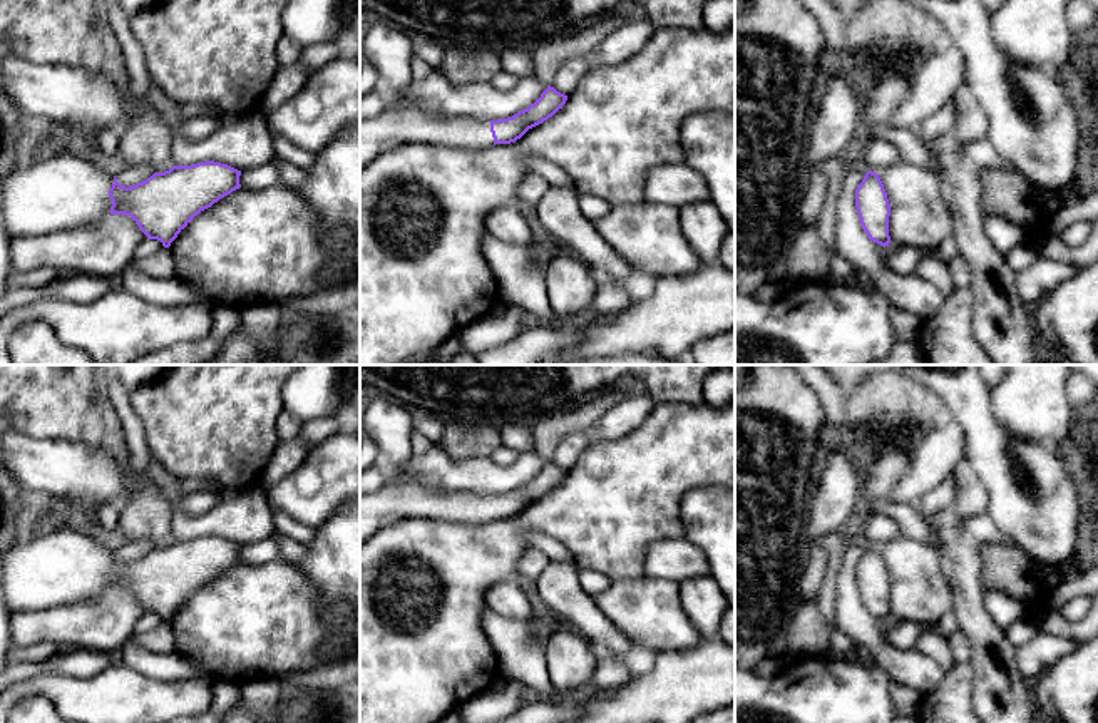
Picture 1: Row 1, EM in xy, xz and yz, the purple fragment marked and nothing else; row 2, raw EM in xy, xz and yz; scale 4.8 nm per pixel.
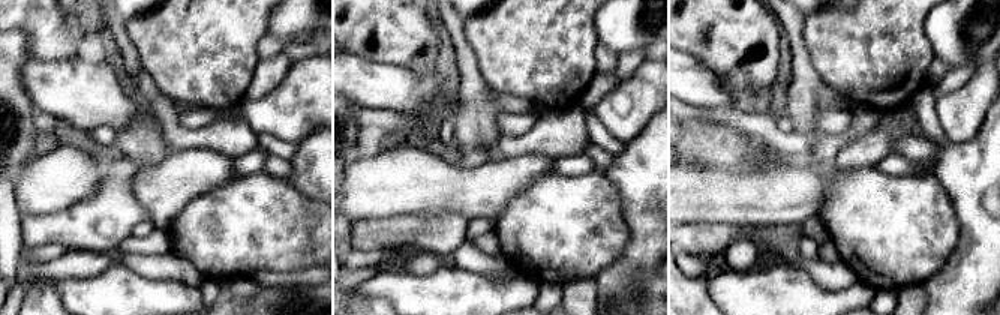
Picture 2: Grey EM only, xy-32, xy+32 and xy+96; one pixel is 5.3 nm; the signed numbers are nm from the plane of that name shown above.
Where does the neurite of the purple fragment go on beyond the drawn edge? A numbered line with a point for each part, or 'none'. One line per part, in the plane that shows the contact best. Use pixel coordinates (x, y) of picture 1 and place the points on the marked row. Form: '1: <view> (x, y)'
1: xy (61, 189)

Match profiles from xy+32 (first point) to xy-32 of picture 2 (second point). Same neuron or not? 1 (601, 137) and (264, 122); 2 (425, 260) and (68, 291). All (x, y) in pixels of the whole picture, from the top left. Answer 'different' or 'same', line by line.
1: different
2: different

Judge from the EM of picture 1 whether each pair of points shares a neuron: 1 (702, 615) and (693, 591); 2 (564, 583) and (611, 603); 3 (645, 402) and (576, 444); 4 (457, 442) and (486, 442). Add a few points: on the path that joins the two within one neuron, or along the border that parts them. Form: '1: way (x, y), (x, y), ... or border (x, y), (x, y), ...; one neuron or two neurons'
1: way (702, 610), (698, 596); one neuron
2: border (593, 598), (600, 611), (618, 630); two neurons
3: way (628, 415), (593, 434); one neuron
4: way (464, 442), (479, 442); one neuron

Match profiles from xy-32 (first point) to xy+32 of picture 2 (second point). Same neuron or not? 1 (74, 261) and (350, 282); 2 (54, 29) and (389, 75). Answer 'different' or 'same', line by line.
1: same
2: different

